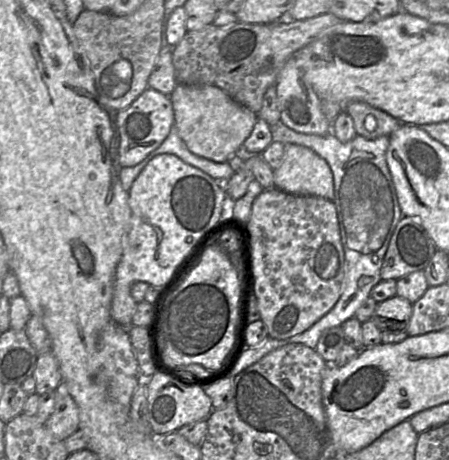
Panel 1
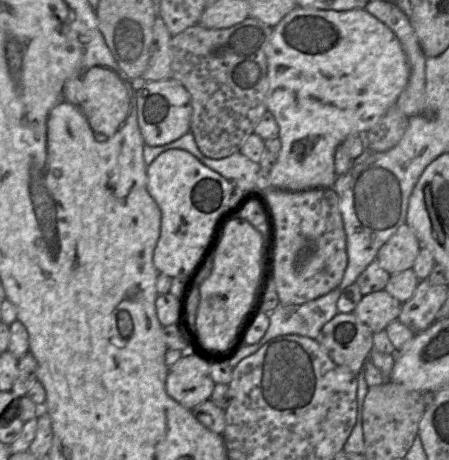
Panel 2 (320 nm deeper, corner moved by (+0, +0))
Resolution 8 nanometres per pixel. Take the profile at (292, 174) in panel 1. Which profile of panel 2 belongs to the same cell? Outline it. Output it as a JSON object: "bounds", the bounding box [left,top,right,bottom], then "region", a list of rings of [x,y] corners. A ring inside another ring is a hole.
{"bounds":[267,7,410,191],"region":[[[296,7],[288,13],[275,27],[269,45],[267,46],[269,90],[267,93],[267,108],[279,126],[281,150],[276,157],[274,166],[269,170],[271,187],[289,191],[303,191],[315,188],[333,188],[337,178],[334,168],[334,154],[336,148],[352,135],[364,135],[374,127],[384,114],[396,104],[400,94],[408,84],[410,68],[402,46],[384,23],[370,15],[364,9],[348,11],[319,10],[315,8]]]}

